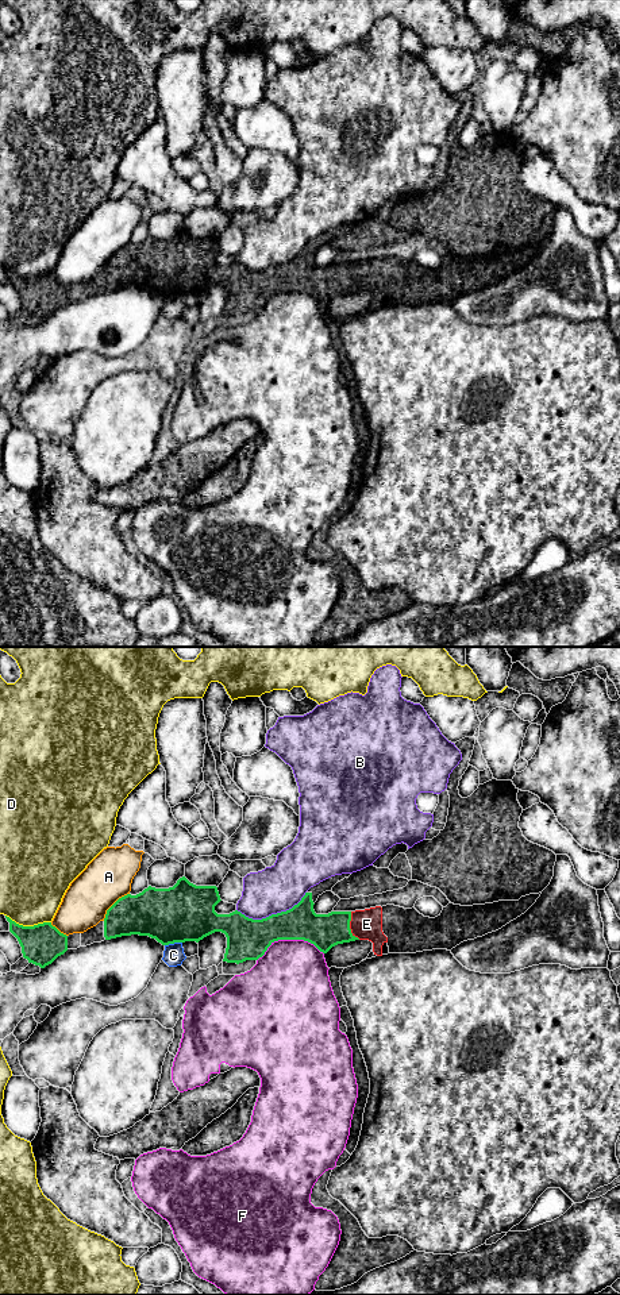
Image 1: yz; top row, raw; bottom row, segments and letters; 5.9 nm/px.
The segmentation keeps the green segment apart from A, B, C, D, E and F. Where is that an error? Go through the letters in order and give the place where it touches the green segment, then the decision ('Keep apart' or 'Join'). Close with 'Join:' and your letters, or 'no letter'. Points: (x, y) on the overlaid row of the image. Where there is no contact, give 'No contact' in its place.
A: Touches green at yz (112, 905). Keep apart
B: Touches green at yz (272, 914). Keep apart
C: Touches green at yz (173, 943). Keep apart
D: Touches green at yz (29, 927). Keep apart
E: Touches green at yz (349, 927). Join
F: Touches green at yz (289, 939). Keep apart
Join: E

